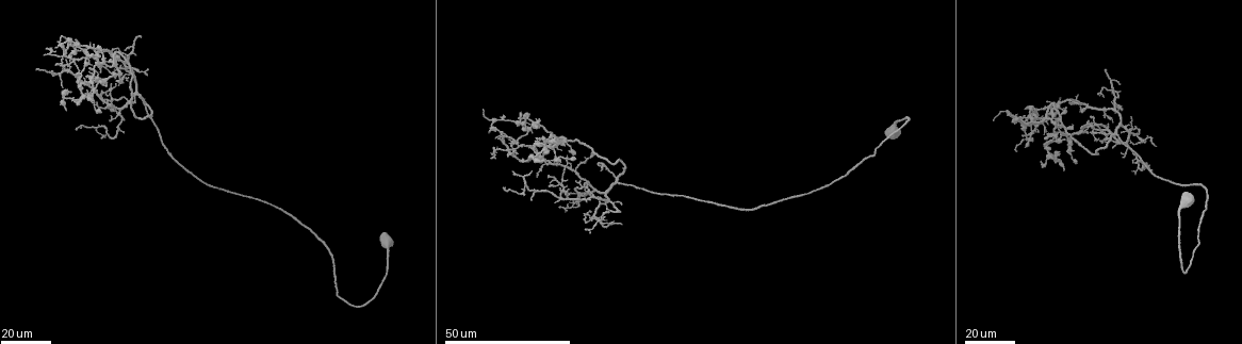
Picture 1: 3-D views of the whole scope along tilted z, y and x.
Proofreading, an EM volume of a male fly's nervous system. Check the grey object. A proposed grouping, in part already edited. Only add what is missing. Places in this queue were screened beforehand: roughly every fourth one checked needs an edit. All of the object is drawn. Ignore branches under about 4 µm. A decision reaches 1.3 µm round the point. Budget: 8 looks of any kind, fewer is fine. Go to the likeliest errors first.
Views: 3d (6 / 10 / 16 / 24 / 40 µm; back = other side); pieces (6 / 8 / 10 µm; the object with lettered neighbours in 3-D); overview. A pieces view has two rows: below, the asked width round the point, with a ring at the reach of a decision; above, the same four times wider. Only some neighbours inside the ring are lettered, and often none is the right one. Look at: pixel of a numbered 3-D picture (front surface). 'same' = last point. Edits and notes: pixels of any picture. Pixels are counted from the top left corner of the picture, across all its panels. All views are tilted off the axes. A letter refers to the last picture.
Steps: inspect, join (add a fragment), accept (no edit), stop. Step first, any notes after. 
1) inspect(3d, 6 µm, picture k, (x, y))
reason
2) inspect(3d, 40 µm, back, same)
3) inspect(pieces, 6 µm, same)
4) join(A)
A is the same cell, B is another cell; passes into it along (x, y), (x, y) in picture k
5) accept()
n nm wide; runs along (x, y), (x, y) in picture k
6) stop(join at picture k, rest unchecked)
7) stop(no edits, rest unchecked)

inspect(3d, 16 µm, picture 1, (586, 229))
thick end

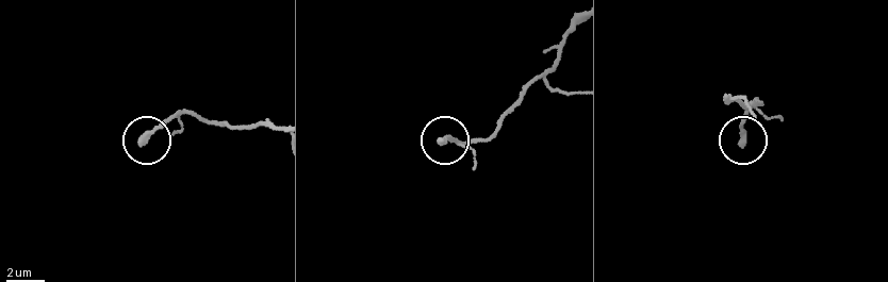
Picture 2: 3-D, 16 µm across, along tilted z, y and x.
inspect(pieces, 6 µm, picture 2, (740, 146))

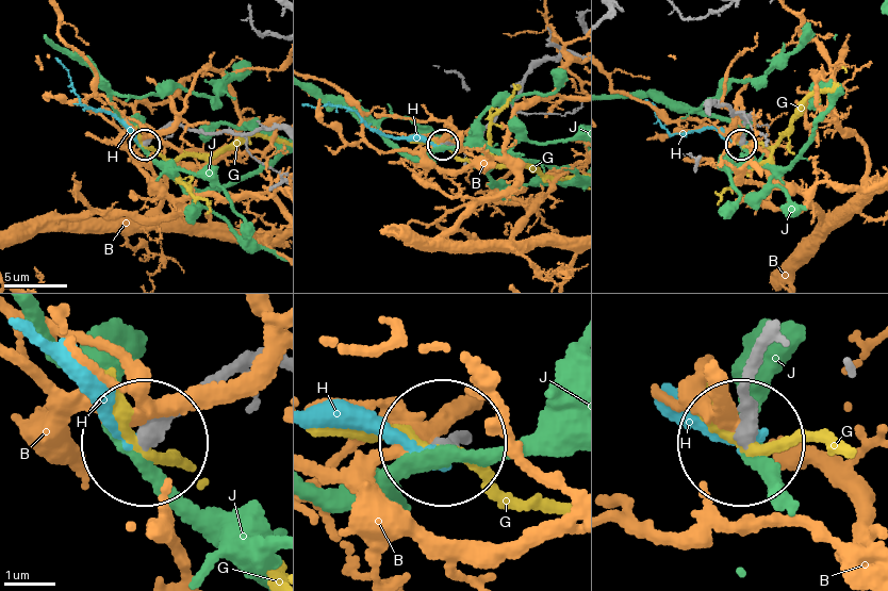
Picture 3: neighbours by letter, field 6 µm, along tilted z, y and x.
accept()
300 nm wide; B, G, H and J are other cells; no lettered fragment goes on from it

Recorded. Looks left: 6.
inspect(3d, 24 µm, picture 1, (532, 201))
tapers out

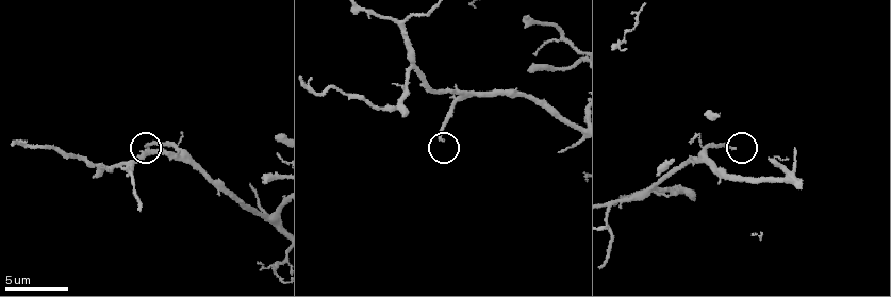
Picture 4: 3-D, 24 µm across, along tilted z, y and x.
inspect(pieces, 8 µm, picture 4, (442, 140))
see the neighbours

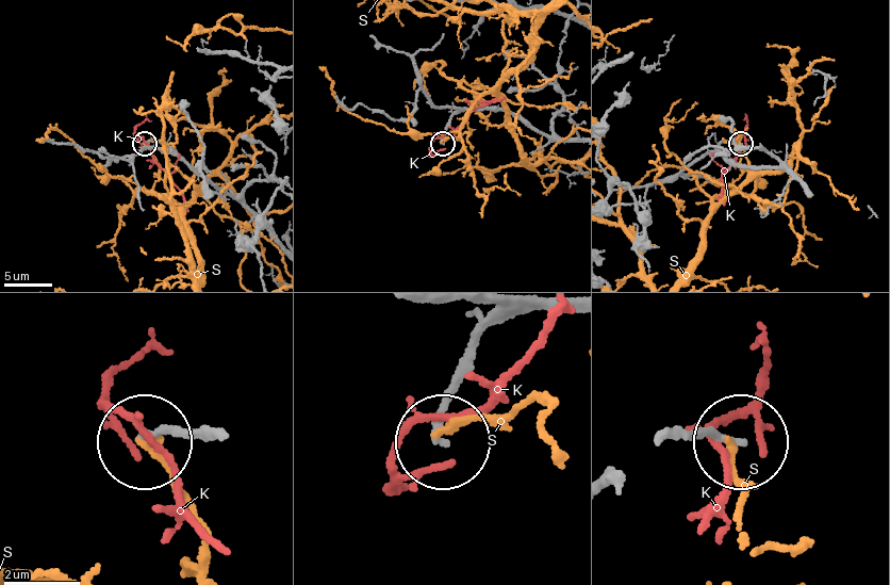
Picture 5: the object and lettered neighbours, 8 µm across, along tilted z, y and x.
accept()
K and S are other cells; runs along (508, 314), (464, 354), (443, 436) in picture 5; none of them fits

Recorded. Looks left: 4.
inspect(3d, 16 µm, picture 1, (490, 157))
an open end

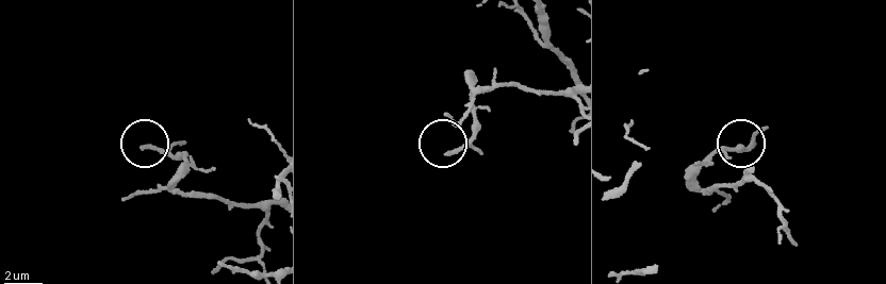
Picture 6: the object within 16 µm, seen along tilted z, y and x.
inspect(pieces, 6 µm, picture 6, (143, 146))

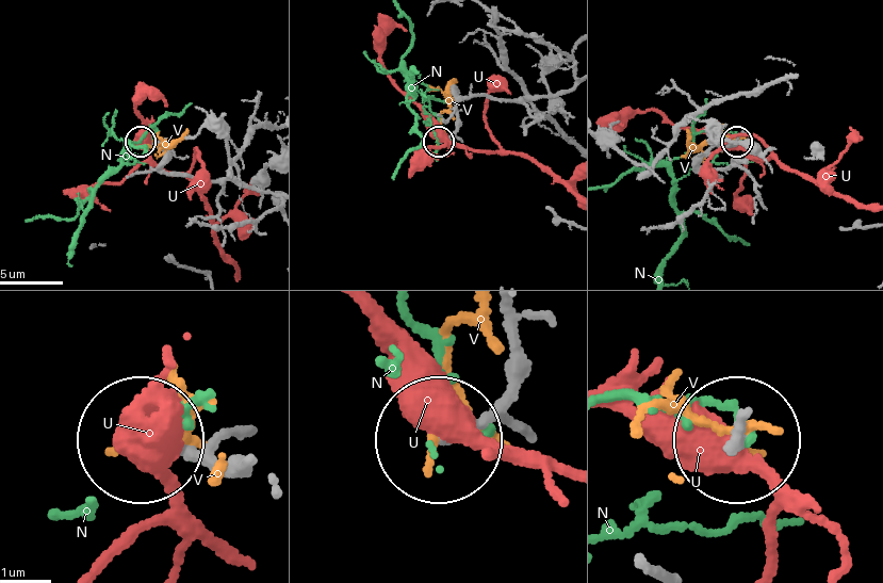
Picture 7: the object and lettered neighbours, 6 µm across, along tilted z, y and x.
accept()
N, U and V are other cells; runs along (508, 312), (508, 376), (439, 434) in picture 7; none of them fits

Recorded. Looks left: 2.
inspect(3d, 24 µm, picture 1, (124, 49))
branch stops here

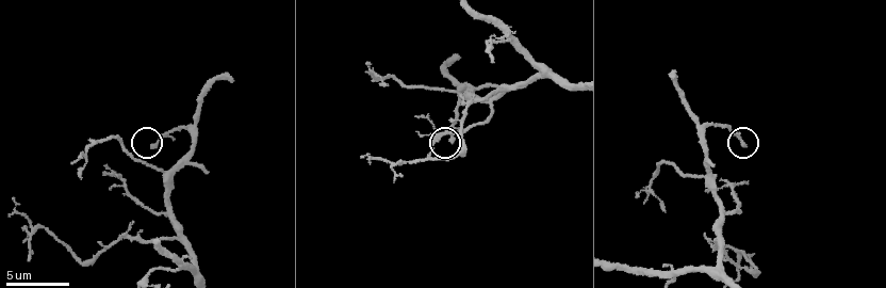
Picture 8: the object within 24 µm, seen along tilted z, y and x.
inspect(pieces, 8 µm, picture 8, (450, 139))

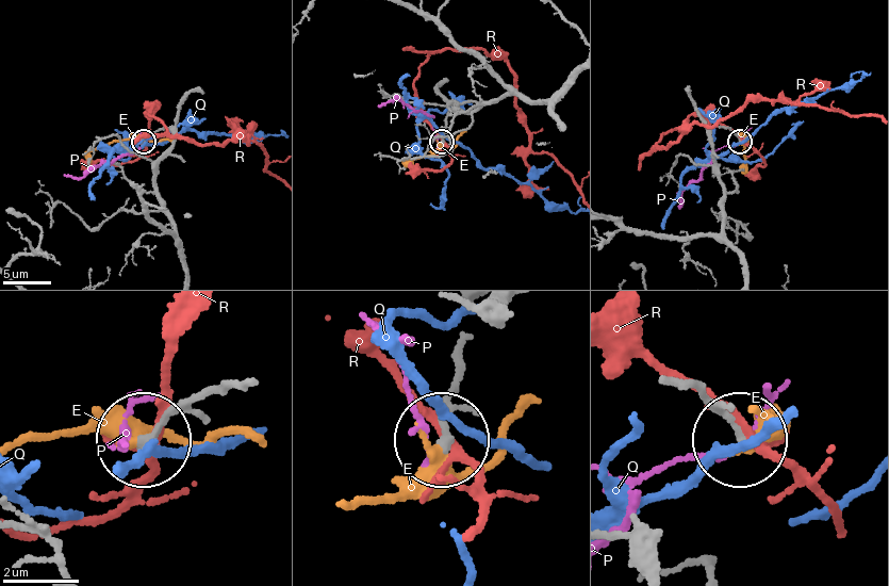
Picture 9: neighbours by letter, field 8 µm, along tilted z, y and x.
accept()
E, P, Q and R are other cells; runs along (723, 228), (724, 186), (710, 134), (727, 127), (740, 140) in picture 9; none of them fits

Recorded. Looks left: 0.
stop(no edits, rest unchecked)

